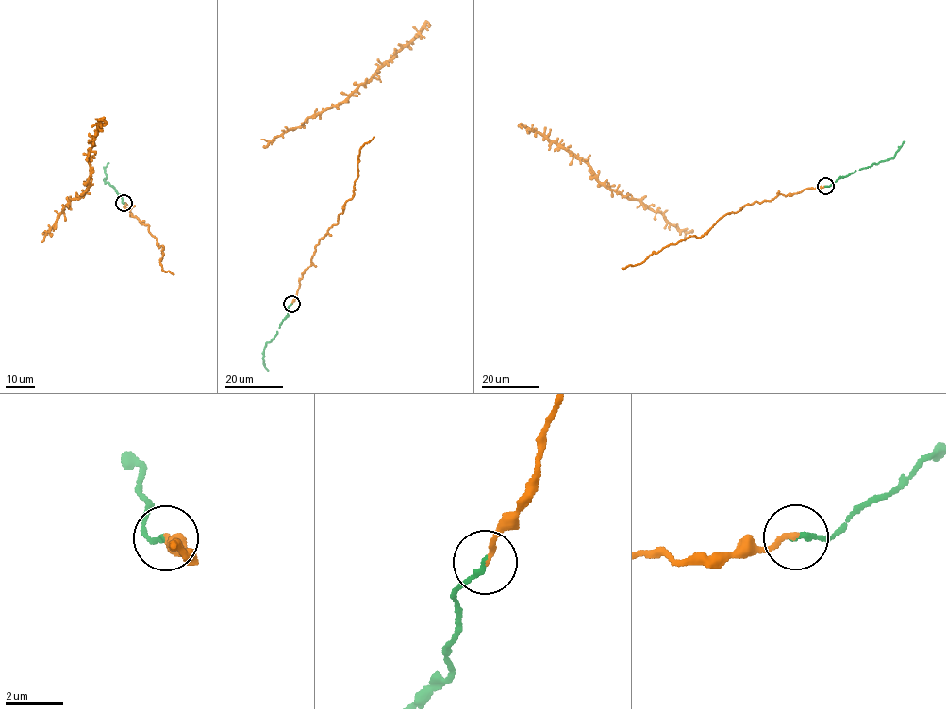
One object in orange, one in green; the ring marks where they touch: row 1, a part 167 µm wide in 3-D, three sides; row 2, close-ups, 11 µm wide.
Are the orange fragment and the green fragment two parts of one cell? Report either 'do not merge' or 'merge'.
merge

